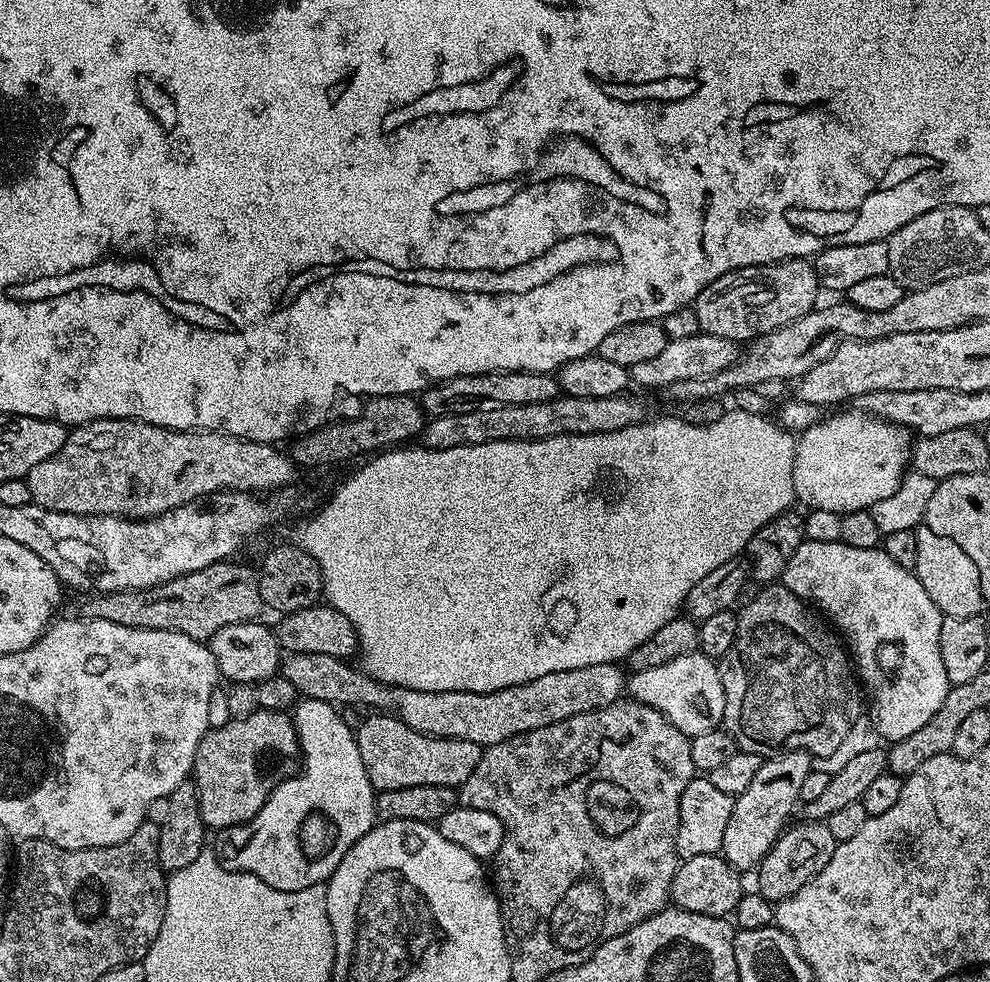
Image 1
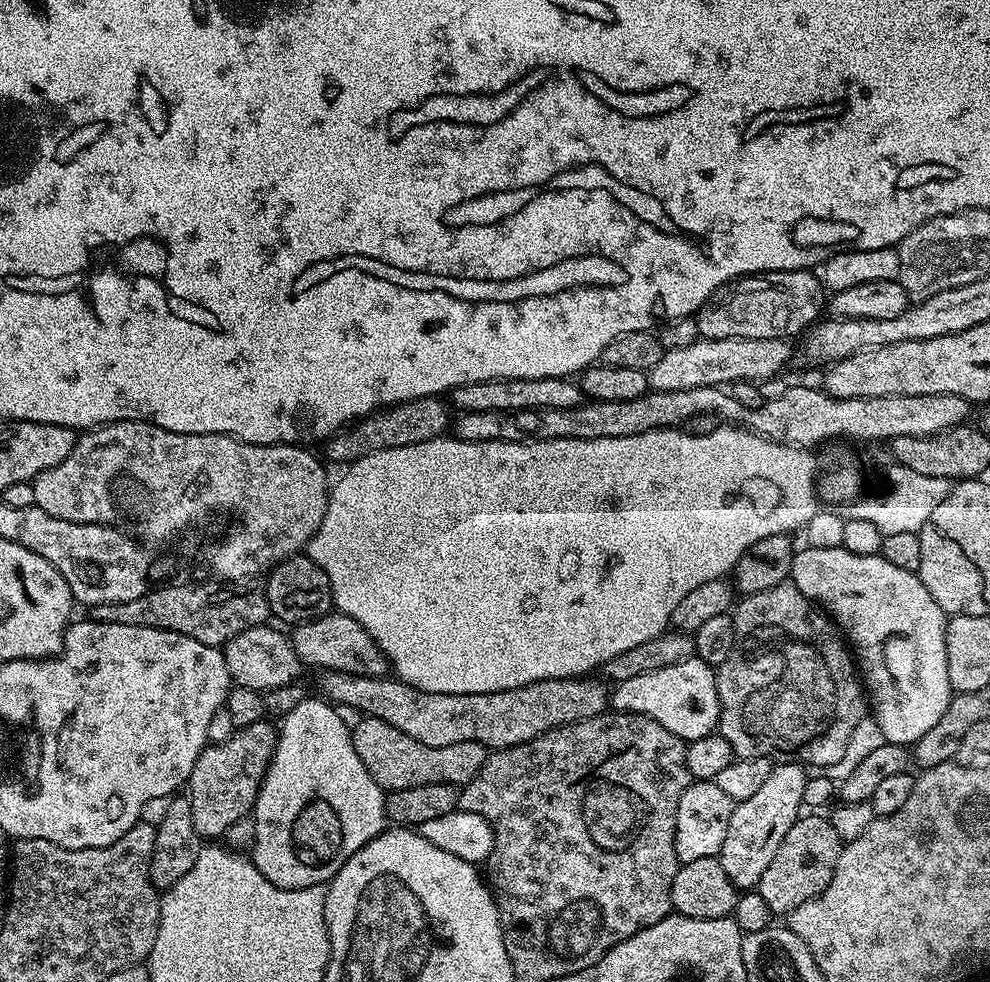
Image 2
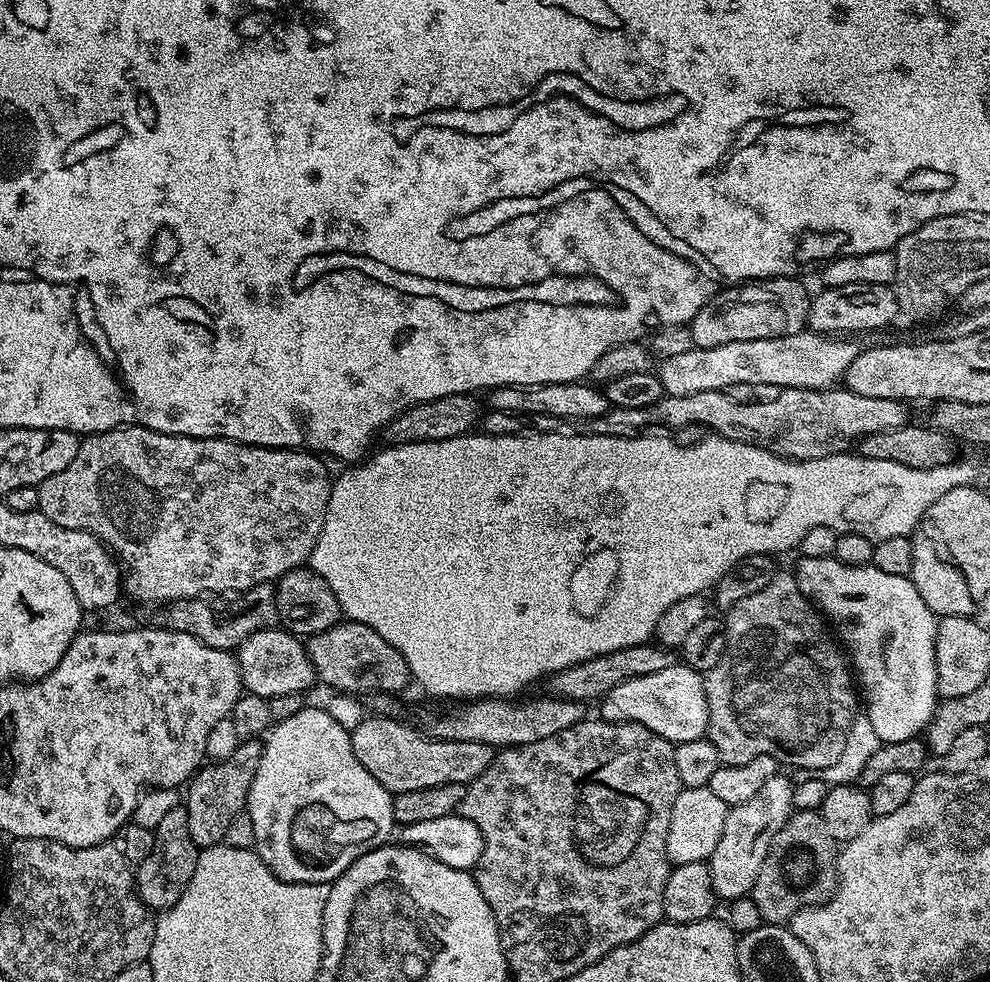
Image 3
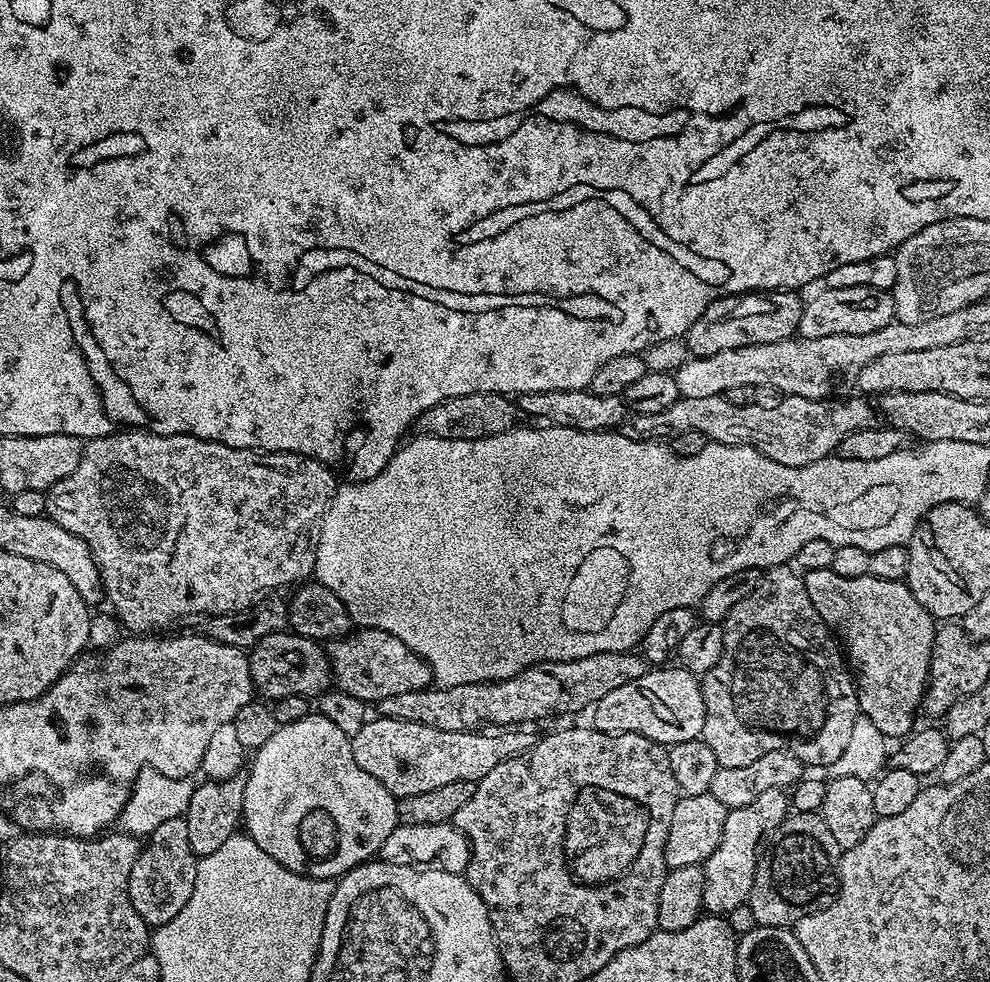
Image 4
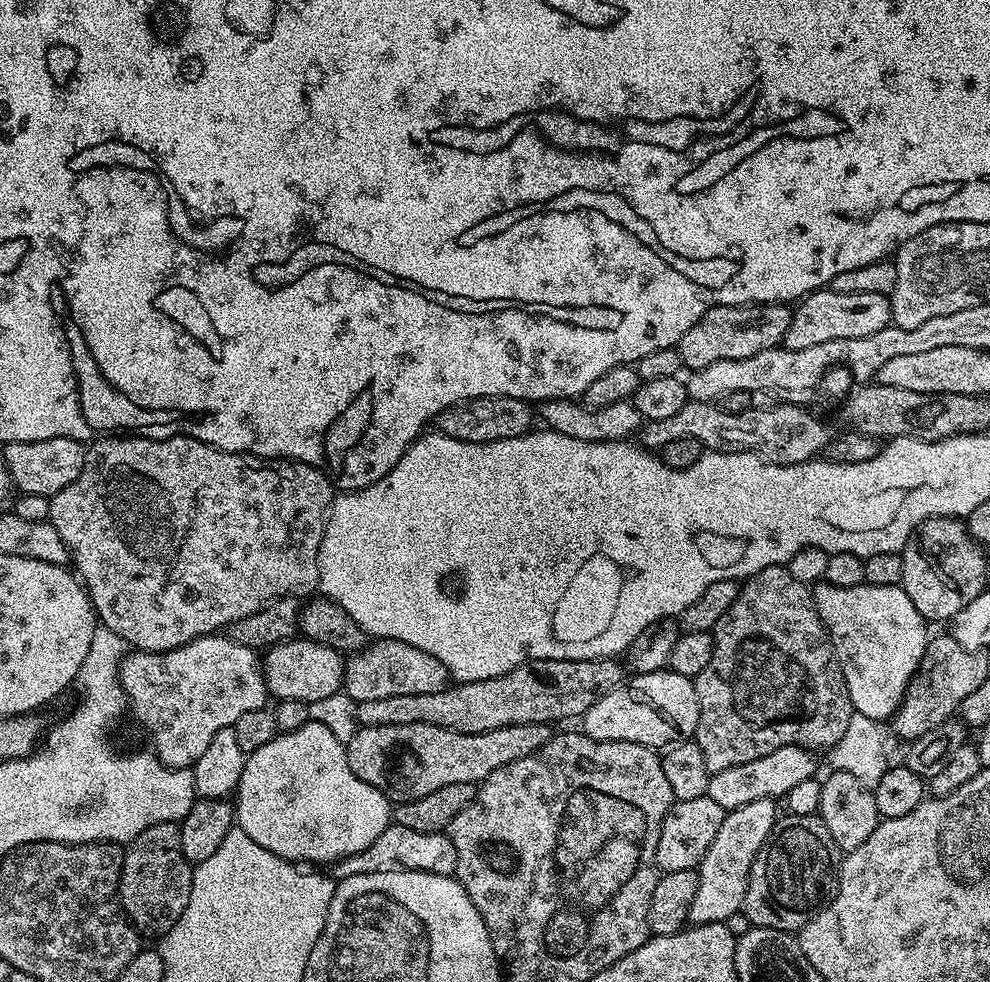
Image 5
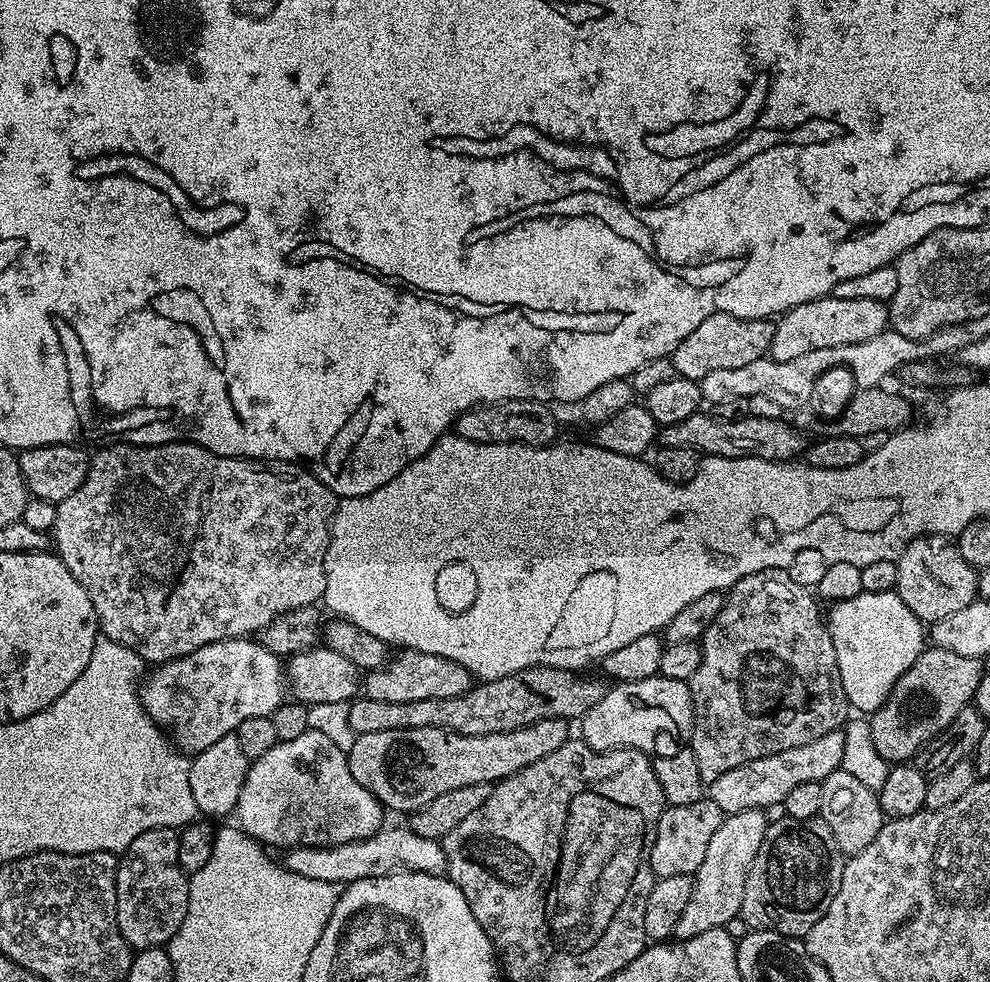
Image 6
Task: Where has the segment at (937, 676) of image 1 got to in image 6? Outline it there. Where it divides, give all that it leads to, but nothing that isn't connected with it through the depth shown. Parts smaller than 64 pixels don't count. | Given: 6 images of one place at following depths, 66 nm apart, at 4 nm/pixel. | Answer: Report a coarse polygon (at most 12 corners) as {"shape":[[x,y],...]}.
{"shape":[[895,590],[827,609],[838,674],[877,712],[926,647]]}

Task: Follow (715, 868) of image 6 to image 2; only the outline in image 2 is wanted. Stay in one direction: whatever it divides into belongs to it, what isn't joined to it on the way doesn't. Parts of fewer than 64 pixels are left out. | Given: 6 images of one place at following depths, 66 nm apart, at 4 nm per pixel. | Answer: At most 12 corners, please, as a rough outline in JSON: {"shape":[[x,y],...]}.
{"shape":[[780,762],[732,809],[718,857],[759,885],[801,815],[806,772]]}

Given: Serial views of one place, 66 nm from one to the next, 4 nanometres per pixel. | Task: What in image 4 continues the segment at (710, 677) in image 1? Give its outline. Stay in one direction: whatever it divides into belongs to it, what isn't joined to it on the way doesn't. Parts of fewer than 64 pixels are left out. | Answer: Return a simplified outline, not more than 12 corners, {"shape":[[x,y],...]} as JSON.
{"shape":[[657,667],[592,705],[591,727],[699,740],[700,680]]}

